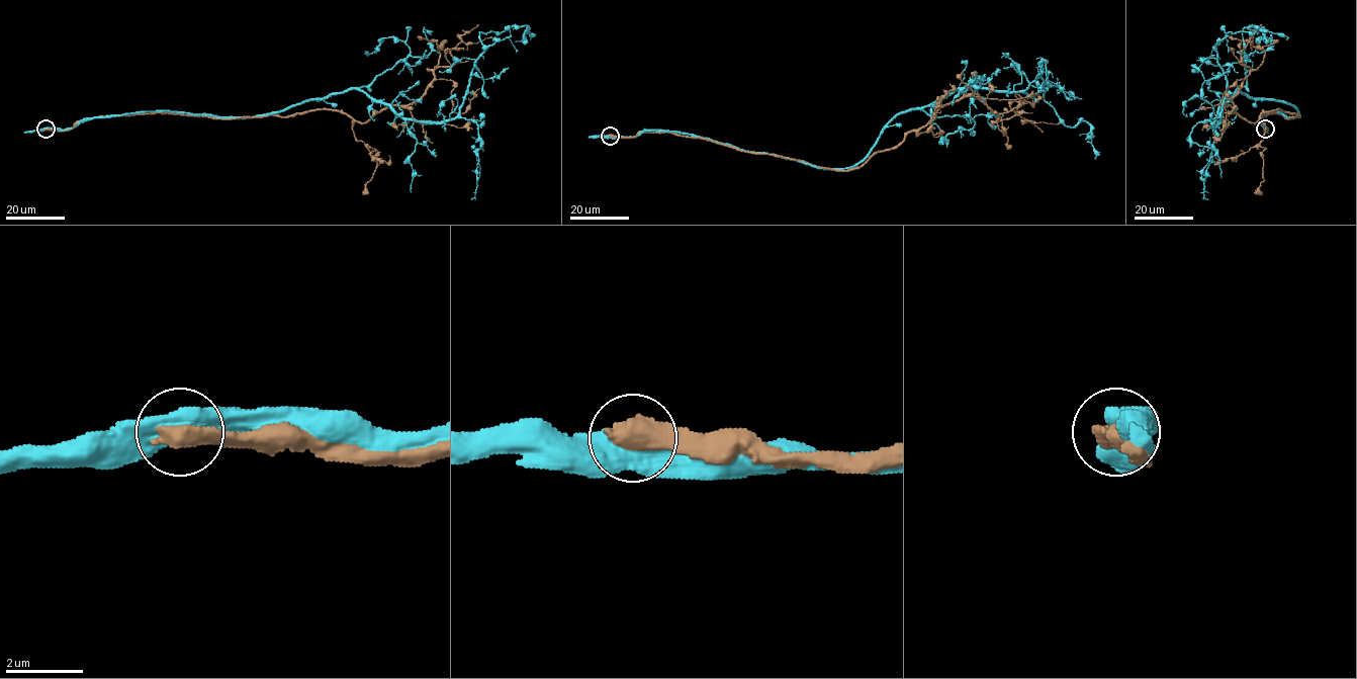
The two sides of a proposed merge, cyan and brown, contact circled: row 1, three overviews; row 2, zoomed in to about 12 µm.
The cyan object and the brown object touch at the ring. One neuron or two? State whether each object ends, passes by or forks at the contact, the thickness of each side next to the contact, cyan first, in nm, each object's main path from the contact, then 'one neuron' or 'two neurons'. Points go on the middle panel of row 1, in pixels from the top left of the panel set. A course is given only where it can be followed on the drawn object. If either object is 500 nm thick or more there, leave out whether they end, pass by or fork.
calibres 600 and 650 nm; course cyan (610, 136), (675, 132), (849, 168), (895, 116), (958, 89), (1049, 86), (1066, 125), (1090, 125), (1095, 157); course brown (610, 136), (672, 132), (851, 170), (966, 96), (996, 113), (1015, 107), (1016, 92), (1033, 104), (1044, 97); two neurons

